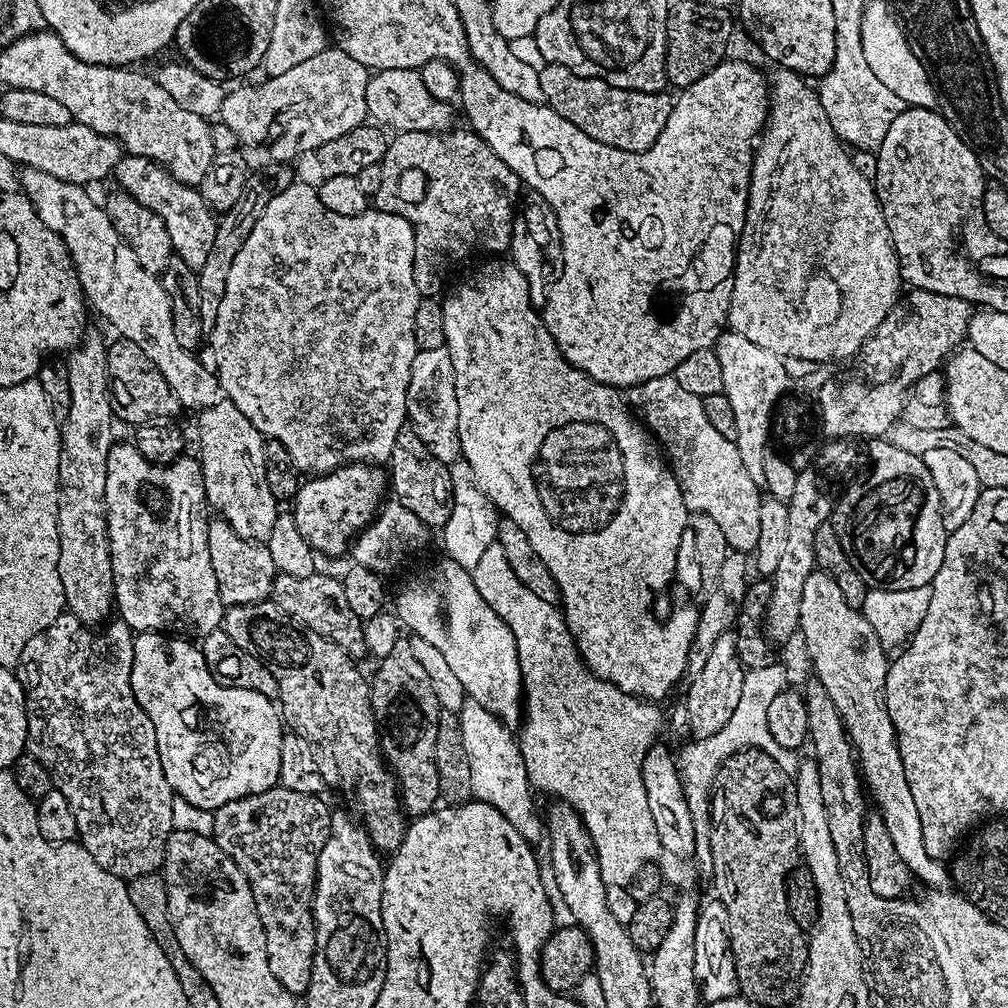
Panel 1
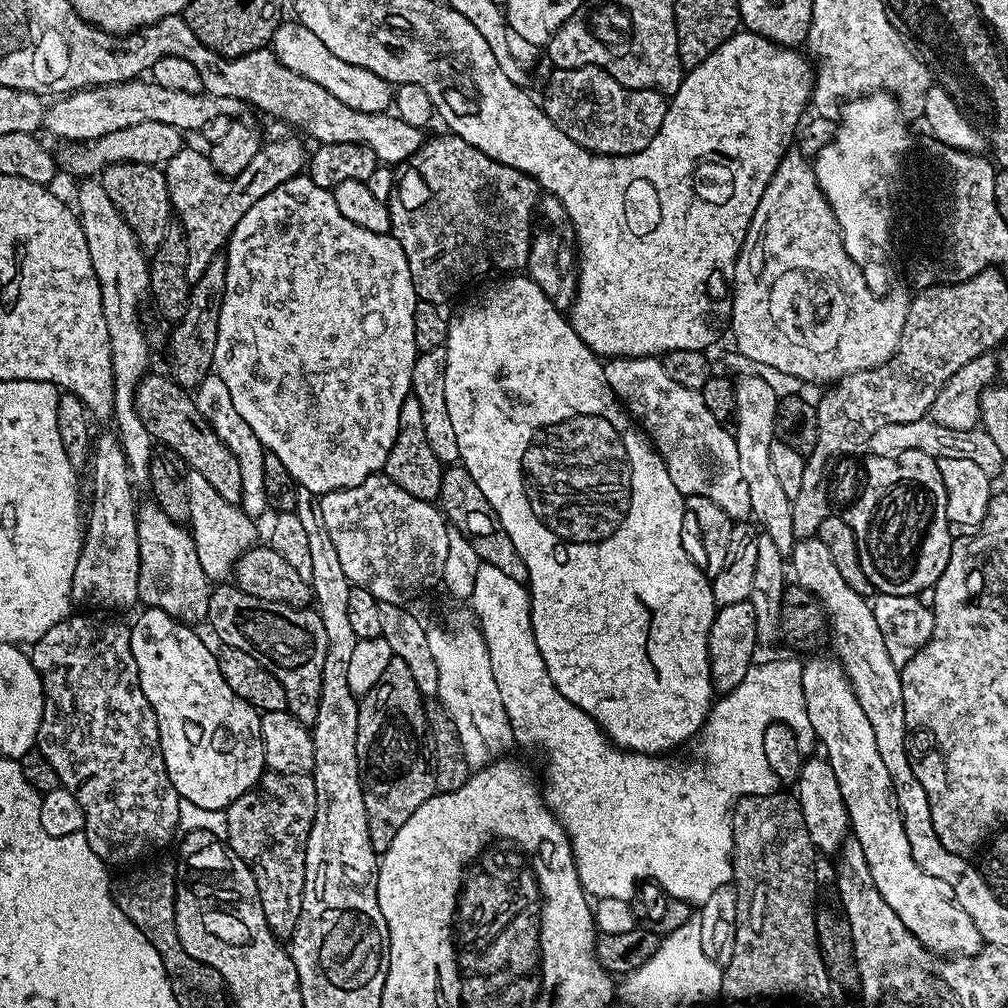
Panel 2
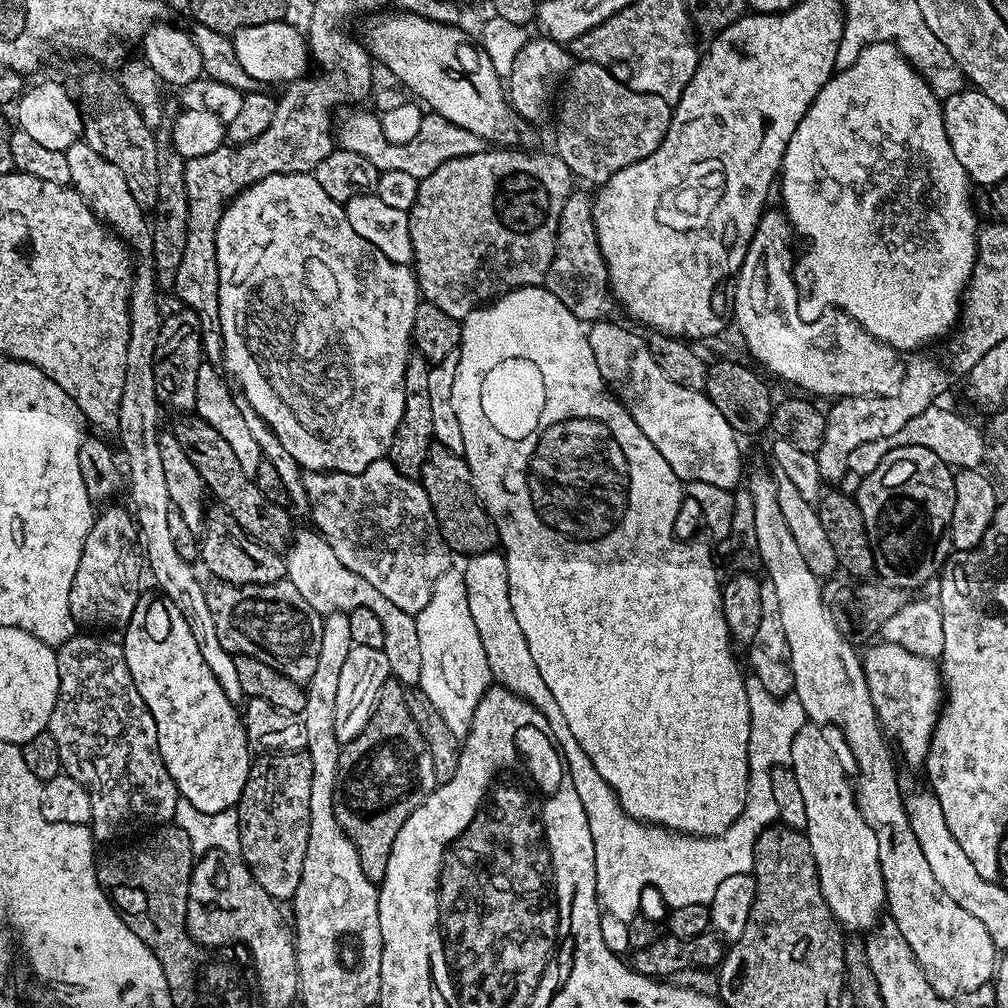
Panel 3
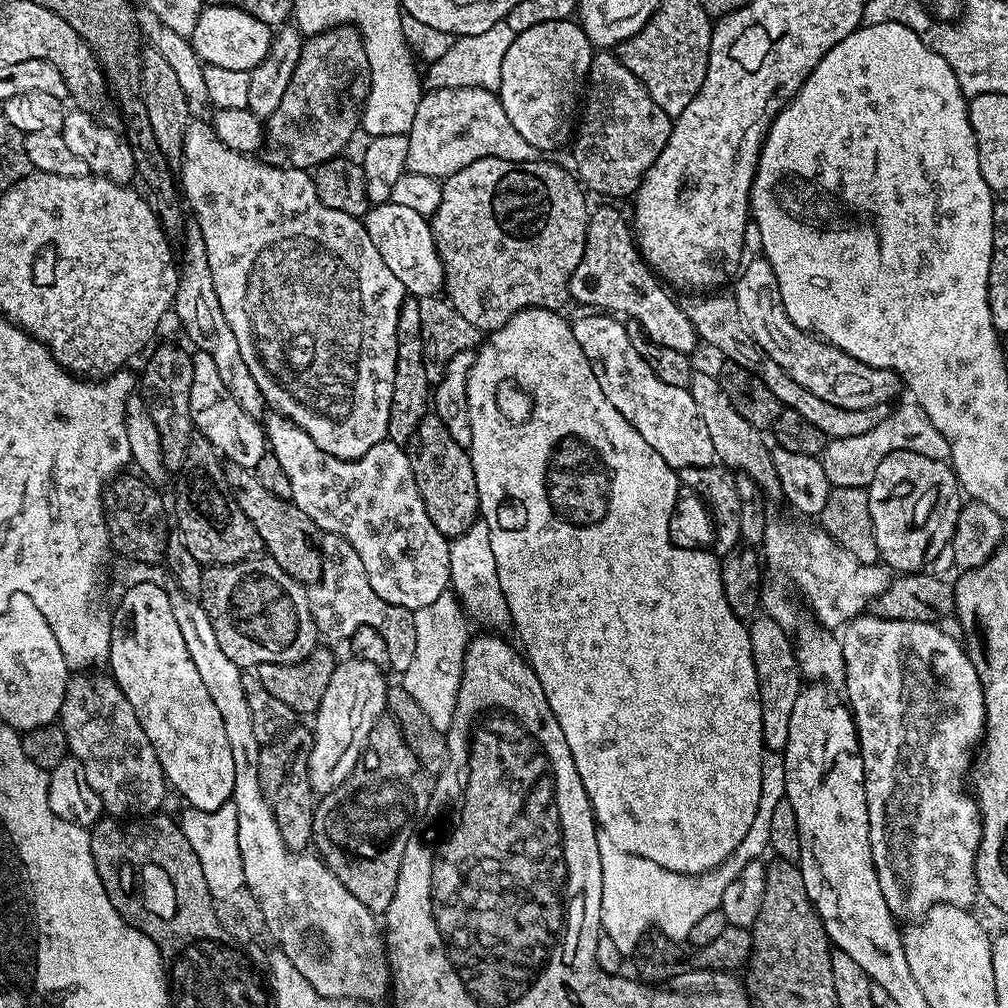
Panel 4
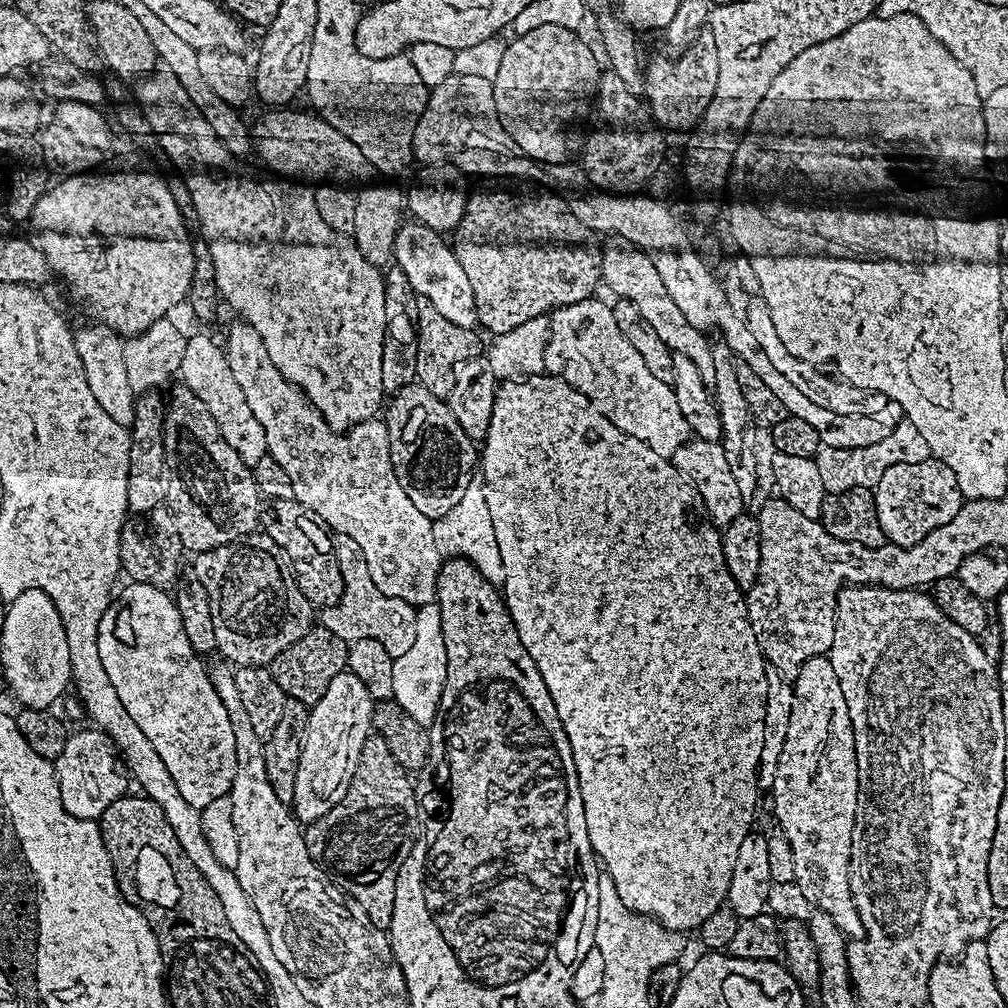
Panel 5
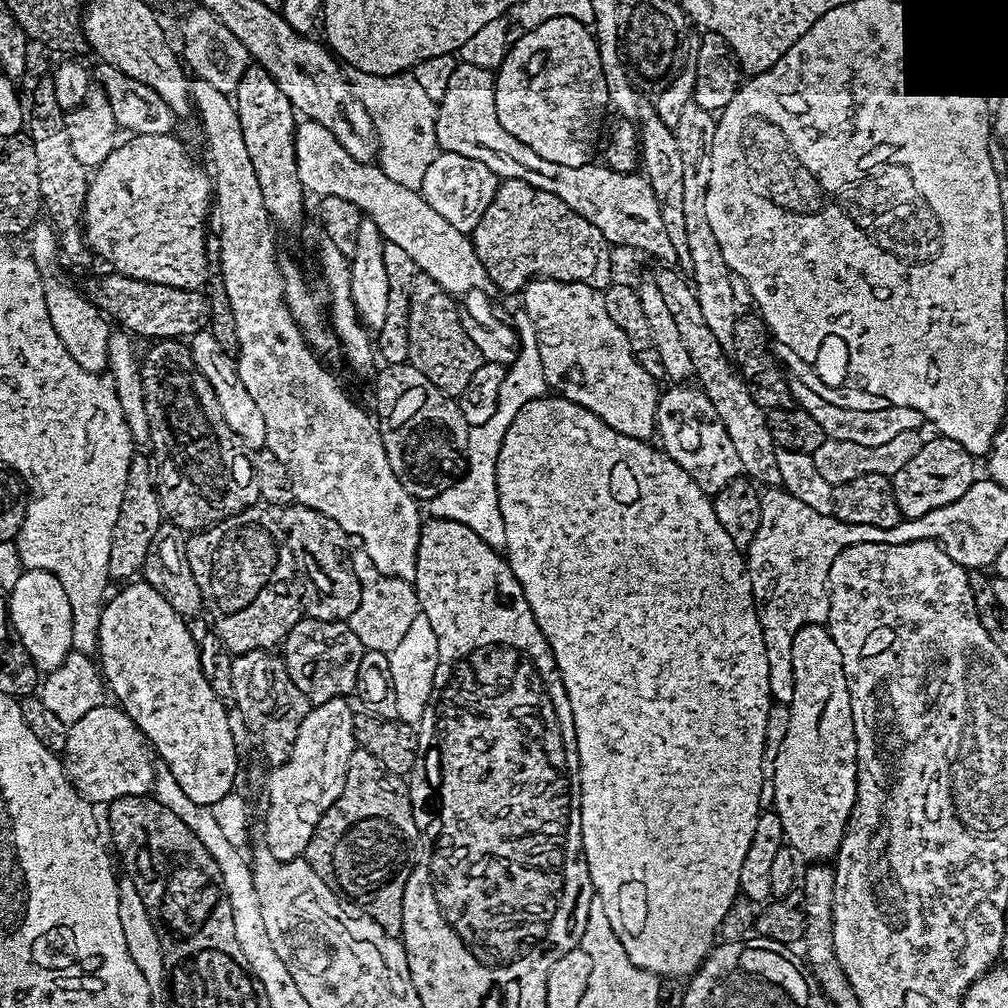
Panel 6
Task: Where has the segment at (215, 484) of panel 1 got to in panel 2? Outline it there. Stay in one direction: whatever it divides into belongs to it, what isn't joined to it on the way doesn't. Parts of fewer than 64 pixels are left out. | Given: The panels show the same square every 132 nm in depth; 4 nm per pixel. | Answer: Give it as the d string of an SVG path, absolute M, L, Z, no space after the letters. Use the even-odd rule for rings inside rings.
M209 374L194 390L194 399L198 410L202 410L202 414L210 422L214 434L218 434L218 438L228 447L230 454L238 458L238 470L242 470L239 507L246 515L259 518L263 512L269 511L266 490L262 486L262 458L266 451L264 443L258 438L258 434L254 434L254 430L250 430L249 424L242 419L242 414L238 414L238 409L234 407L230 398L230 390L226 390L226 382L222 382L220 376Z

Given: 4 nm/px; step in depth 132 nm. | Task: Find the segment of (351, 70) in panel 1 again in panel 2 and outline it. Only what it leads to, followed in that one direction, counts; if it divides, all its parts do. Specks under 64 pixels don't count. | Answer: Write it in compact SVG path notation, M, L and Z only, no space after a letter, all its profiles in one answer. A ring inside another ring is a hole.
M144 78L127 80L121 84L89 86L67 93L63 98L47 105L43 127L49 128L60 140L87 142L99 136L111 134L114 130L124 130L142 122L162 122L176 127L184 134L188 131L199 133L215 116L241 115L241 101L225 96L215 98L201 94L182 94L180 90L166 90Z

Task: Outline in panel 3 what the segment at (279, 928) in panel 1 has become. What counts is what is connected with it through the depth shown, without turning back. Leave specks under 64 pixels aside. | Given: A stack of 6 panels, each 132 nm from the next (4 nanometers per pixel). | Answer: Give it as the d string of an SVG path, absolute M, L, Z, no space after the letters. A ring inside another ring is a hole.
M307 751L257 755L240 803L235 807L240 827L239 855L258 886L277 902L291 901L302 878L302 862L310 838L311 781L312 766Z

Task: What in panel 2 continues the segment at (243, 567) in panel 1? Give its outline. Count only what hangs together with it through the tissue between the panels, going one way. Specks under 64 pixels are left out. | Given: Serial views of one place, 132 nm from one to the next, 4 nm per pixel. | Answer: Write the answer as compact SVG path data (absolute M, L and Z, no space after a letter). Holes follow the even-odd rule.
M189 471L185 477L187 501L190 505L188 528L198 552L198 562L210 582L224 582L235 571L235 565L244 551L255 547L258 530L253 517L246 515L242 508L226 502L218 490L207 482L202 474Z

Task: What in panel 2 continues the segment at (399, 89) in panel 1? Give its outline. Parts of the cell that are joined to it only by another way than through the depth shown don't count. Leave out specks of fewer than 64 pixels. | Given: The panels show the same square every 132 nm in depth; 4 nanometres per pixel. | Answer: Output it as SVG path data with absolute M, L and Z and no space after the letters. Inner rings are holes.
M282 22L278 30L272 35L270 50L294 74L302 74L310 78L310 82L318 82L322 90L334 94L338 102L346 102L350 110L363 112L388 112L394 104L394 88L387 80L378 78L370 70L362 70L362 66L354 66L350 62L342 62L325 46L311 30L306 30L299 22Z

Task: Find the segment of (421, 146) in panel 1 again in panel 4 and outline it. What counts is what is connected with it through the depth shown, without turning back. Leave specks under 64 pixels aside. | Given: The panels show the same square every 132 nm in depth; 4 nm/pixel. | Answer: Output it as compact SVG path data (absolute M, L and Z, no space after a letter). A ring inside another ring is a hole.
M497 156L482 158L478 162L470 162L462 170L445 177L441 181L442 199L439 210L431 217L432 234L436 241L436 248L440 252L440 260L444 268L444 294L449 304L452 304L466 322L470 322L478 332L484 332L489 326L499 326L511 320L512 315L526 308L548 308L552 311L561 311L563 305L569 303L569 279L581 261L585 250L585 238L588 235L588 222L590 210L586 208L586 198L582 192L583 187L577 177L569 170L552 163L544 162L542 158L535 160L503 160Z

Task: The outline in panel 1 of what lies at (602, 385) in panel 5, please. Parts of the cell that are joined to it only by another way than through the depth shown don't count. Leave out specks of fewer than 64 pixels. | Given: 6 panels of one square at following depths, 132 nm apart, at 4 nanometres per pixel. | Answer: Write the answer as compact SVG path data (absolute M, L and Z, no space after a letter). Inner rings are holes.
M675 375L650 378L644 384L629 388L626 399L633 409L639 412L640 408L639 415L647 431L658 444L660 439L661 449L665 448L667 463L680 483L680 493L689 513L714 518L722 534L726 534L729 549L745 554L755 550L758 546L761 489L754 478L746 474L735 440L727 440L710 426L703 399L678 386Z

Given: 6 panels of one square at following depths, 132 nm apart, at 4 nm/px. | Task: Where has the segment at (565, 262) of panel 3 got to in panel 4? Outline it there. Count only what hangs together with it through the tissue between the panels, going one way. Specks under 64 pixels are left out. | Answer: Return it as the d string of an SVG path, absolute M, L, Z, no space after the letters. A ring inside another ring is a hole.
M600 208L591 213L585 250L568 286L569 297L585 304L588 307L585 309L599 310L604 314L619 314L621 317L632 316L628 318L639 324L654 342L670 346L670 350L695 353L698 337L690 318L679 303L676 305L672 301L668 294L669 289L644 263L644 257L636 247L633 229L629 221L627 224L620 217L618 209Z

